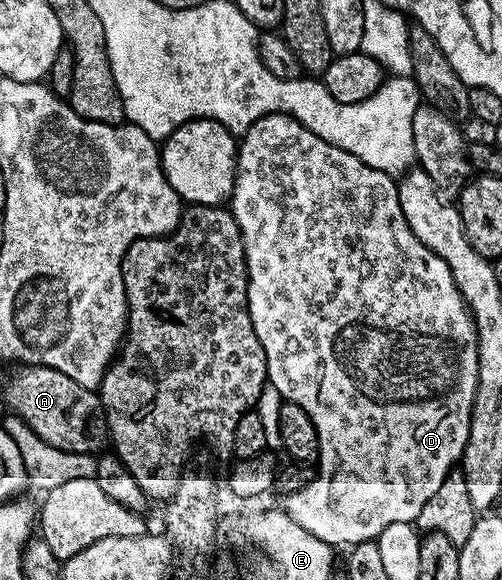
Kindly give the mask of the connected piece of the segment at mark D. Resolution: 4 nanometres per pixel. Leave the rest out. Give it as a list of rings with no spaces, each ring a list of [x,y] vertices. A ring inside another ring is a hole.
[[[263,117],[239,138],[236,182],[230,208],[244,244],[244,262],[248,268],[248,314],[254,335],[258,335],[258,343],[262,343],[262,351],[266,351],[267,384],[273,385],[285,402],[302,407],[302,411],[310,415],[320,444],[320,470],[315,470],[312,482],[302,487],[302,491],[283,496],[283,512],[288,513],[302,531],[333,547],[351,547],[367,541],[380,530],[390,527],[390,523],[415,522],[422,507],[426,507],[426,499],[438,491],[442,479],[453,472],[455,465],[452,464],[455,461],[457,464],[464,456],[470,435],[472,404],[478,387],[476,325],[450,275],[450,267],[446,267],[446,263],[442,263],[442,259],[438,259],[438,255],[434,255],[434,251],[427,249],[416,238],[414,231],[410,231],[410,223],[406,223],[406,215],[402,215],[397,182],[389,174],[362,163],[362,159],[350,155],[350,151],[342,151],[342,147],[326,143],[326,139],[318,139],[314,131],[293,117]],[[326,353],[332,357],[336,367],[336,399],[318,399],[318,359],[324,359]]]

